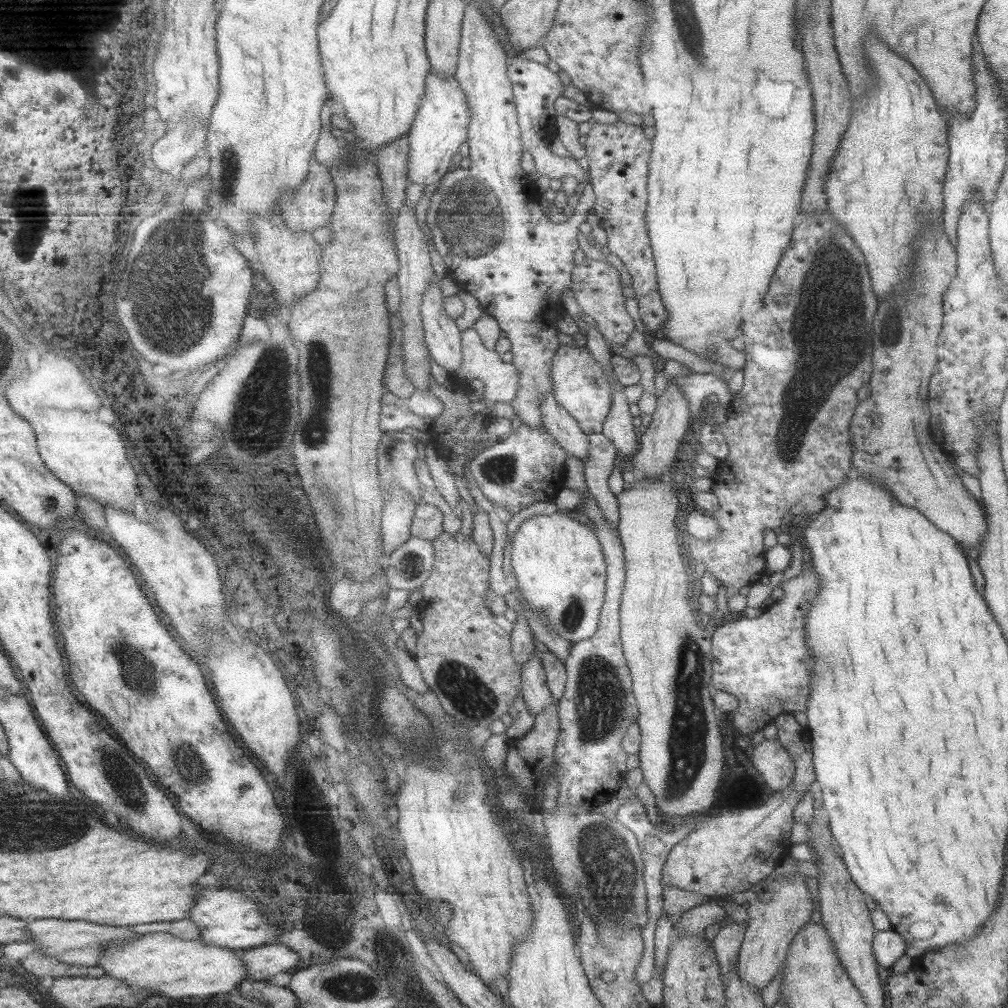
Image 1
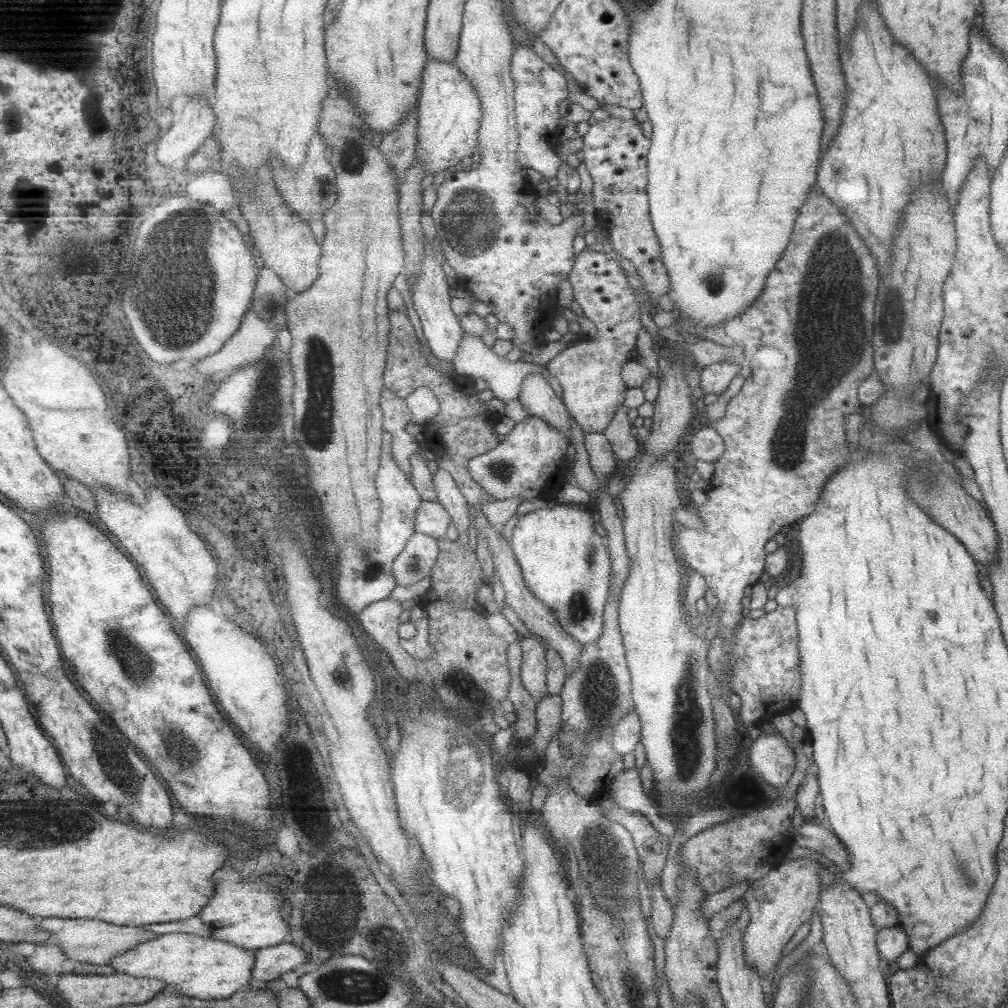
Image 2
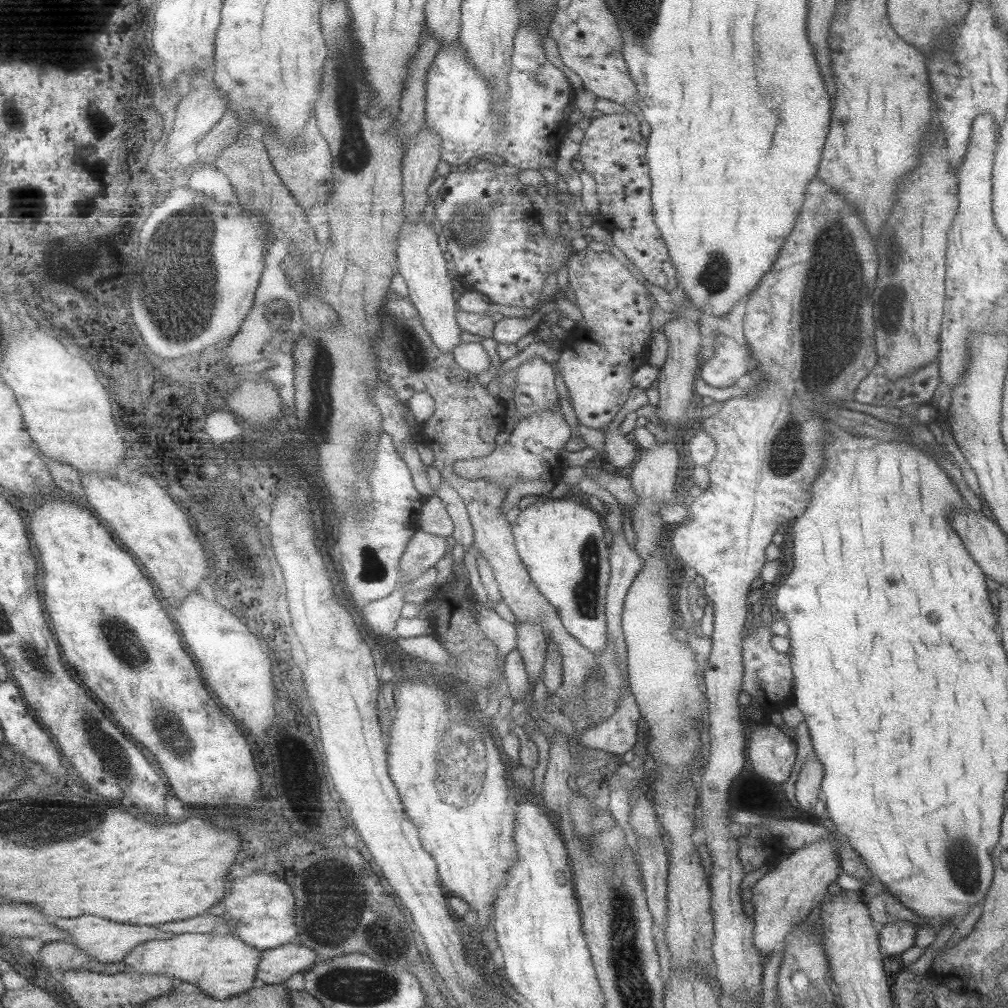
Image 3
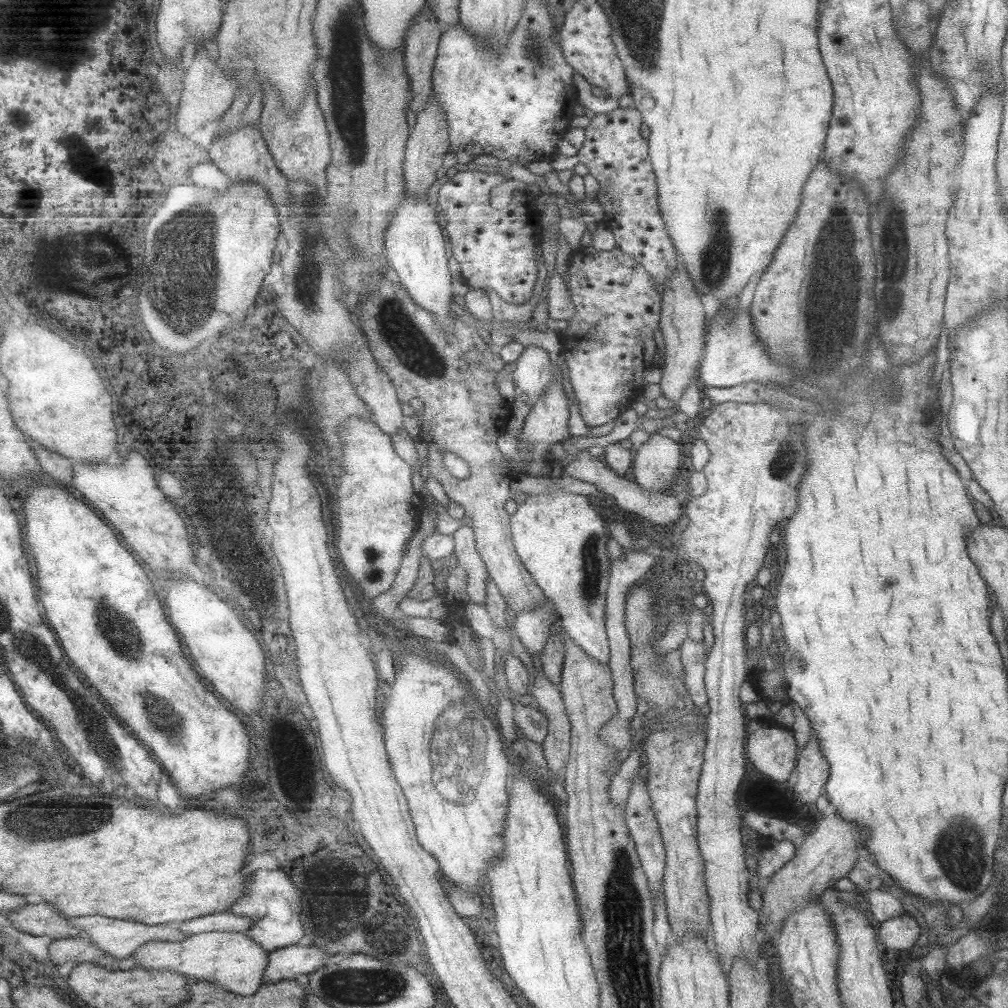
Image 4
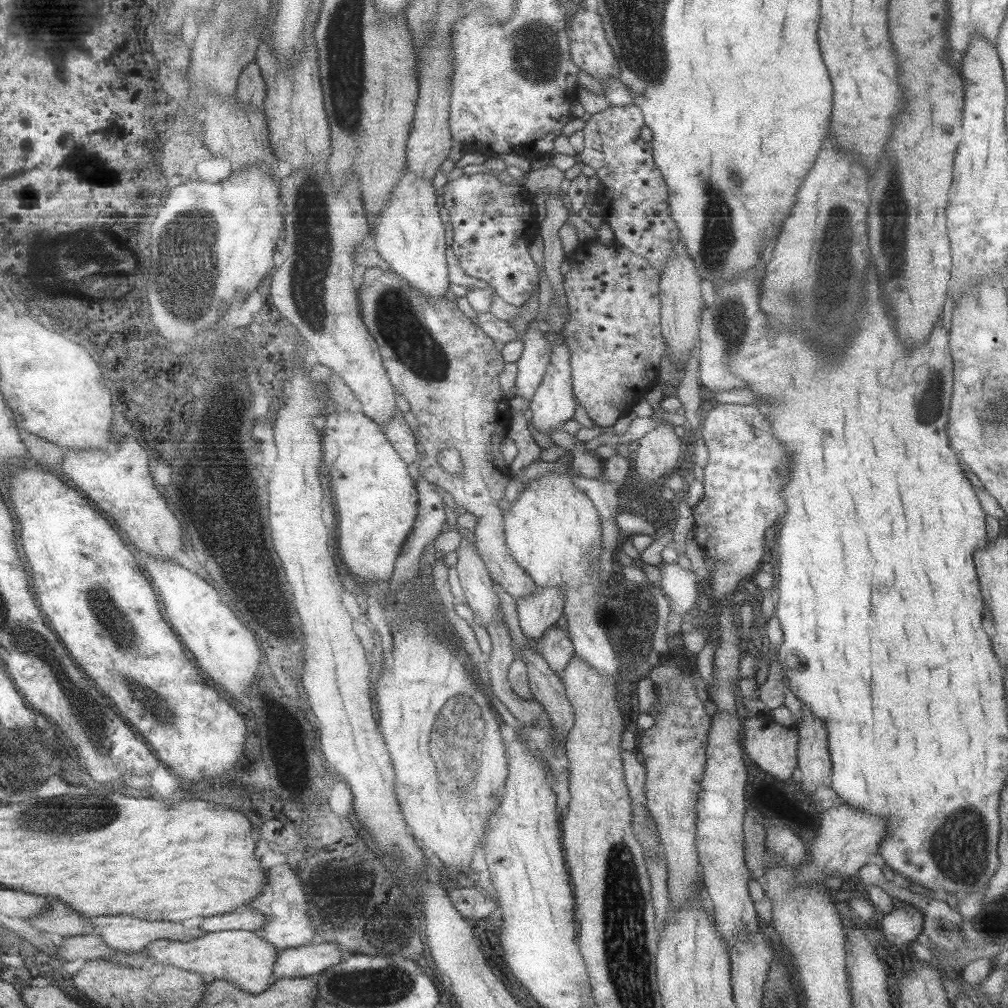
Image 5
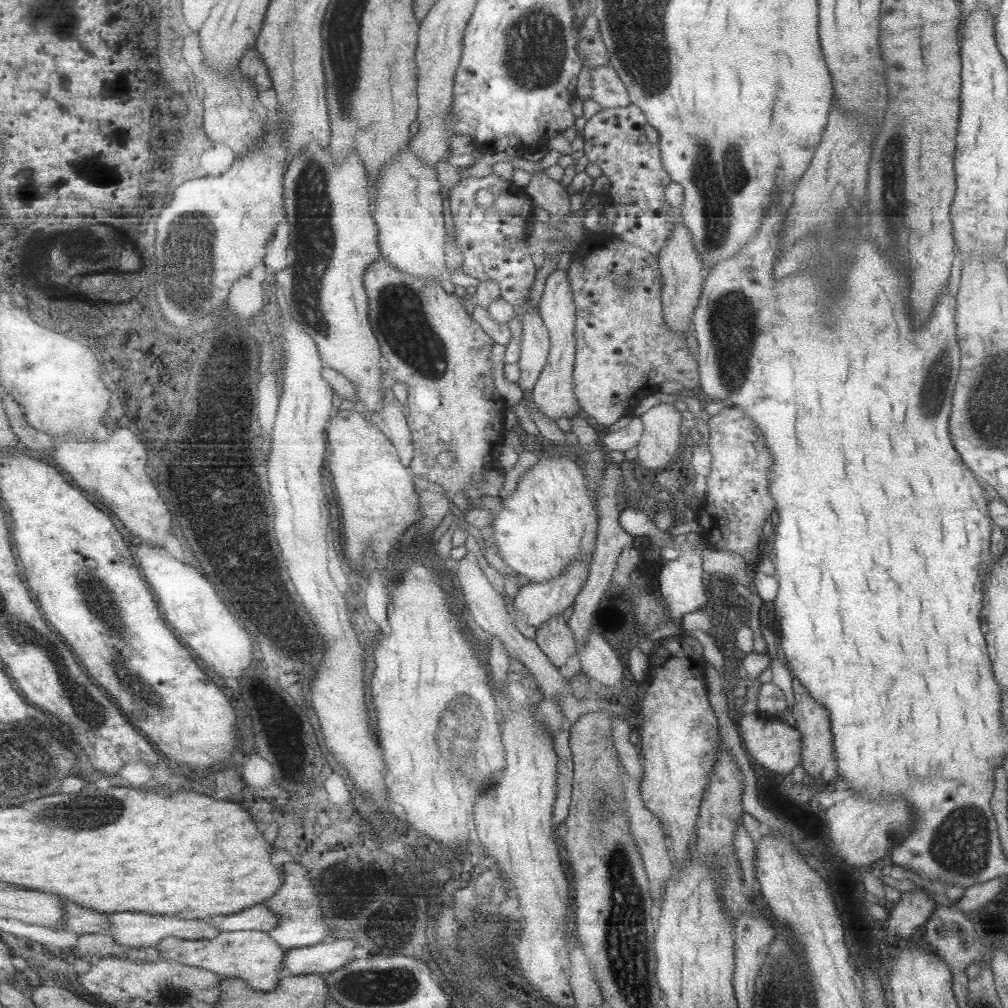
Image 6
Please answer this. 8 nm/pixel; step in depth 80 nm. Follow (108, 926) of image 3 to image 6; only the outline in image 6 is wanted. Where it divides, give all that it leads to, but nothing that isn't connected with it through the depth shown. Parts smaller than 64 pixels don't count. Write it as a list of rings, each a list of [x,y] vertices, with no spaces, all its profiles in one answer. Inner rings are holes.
[[[139,912],[110,913],[111,934],[123,946],[157,946],[163,939],[169,937],[185,938],[187,940],[201,940],[218,937],[223,934],[219,928],[213,927],[207,919],[175,918],[175,916],[147,916]]]

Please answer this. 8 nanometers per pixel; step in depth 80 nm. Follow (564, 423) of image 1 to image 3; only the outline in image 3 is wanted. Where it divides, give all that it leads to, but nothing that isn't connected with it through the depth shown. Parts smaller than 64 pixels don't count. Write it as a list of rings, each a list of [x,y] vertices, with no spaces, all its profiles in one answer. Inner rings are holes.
[[[547,355],[527,360],[519,367],[518,383],[514,390],[517,413],[523,418],[558,406],[555,388],[555,368]]]

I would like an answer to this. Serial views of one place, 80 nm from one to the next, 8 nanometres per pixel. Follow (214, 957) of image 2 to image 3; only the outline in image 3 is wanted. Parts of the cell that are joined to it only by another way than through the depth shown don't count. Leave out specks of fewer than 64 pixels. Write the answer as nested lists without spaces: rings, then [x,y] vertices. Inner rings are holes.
[[[187,933],[160,941],[149,941],[136,946],[124,961],[128,970],[143,974],[166,974],[181,981],[196,984],[202,992],[227,1000],[253,988],[262,961],[263,951],[240,938],[229,935]]]

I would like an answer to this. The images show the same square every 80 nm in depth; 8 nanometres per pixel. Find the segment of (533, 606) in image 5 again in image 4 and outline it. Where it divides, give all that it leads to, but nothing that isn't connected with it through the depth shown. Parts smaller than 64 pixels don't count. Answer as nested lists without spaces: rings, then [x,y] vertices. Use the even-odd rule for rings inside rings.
[[[548,600],[548,604],[545,606],[519,613],[515,617],[513,630],[530,656],[538,654],[541,658],[543,655],[545,645],[553,634],[552,624],[555,622],[555,618],[557,618],[557,611],[551,600]]]

